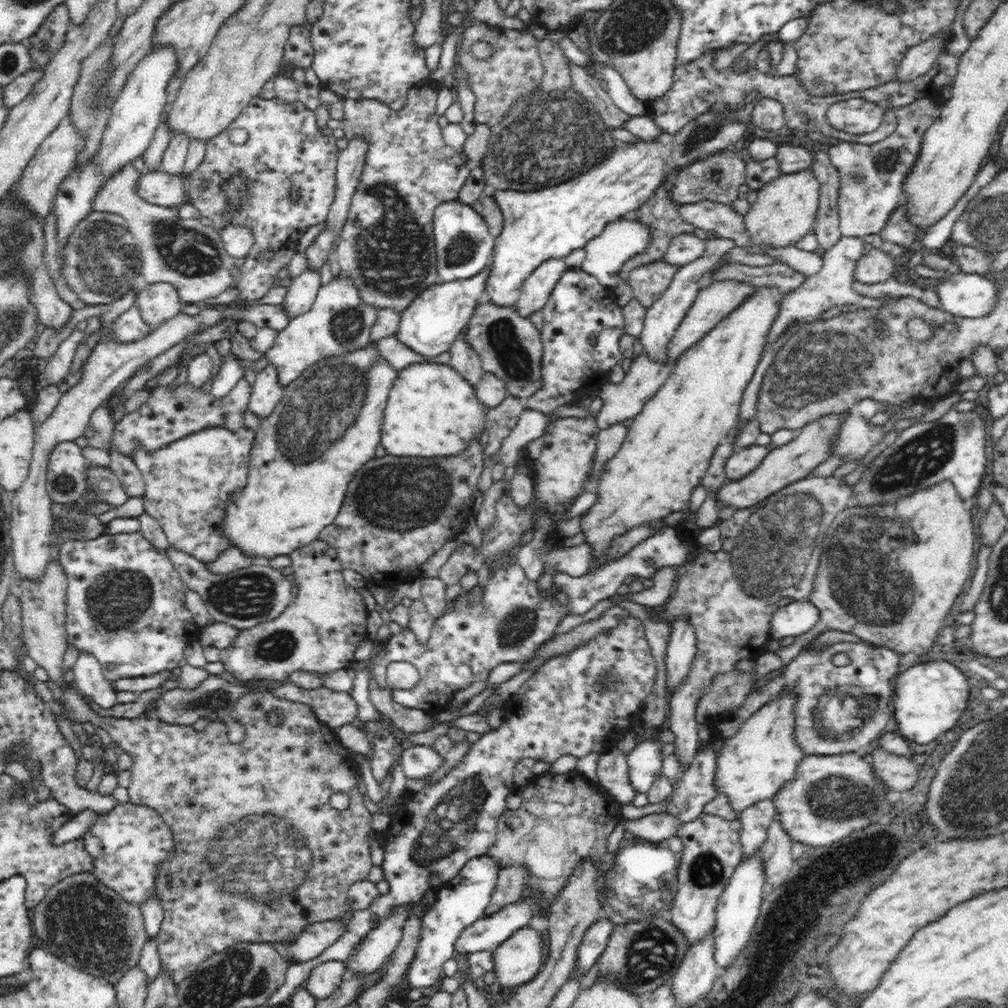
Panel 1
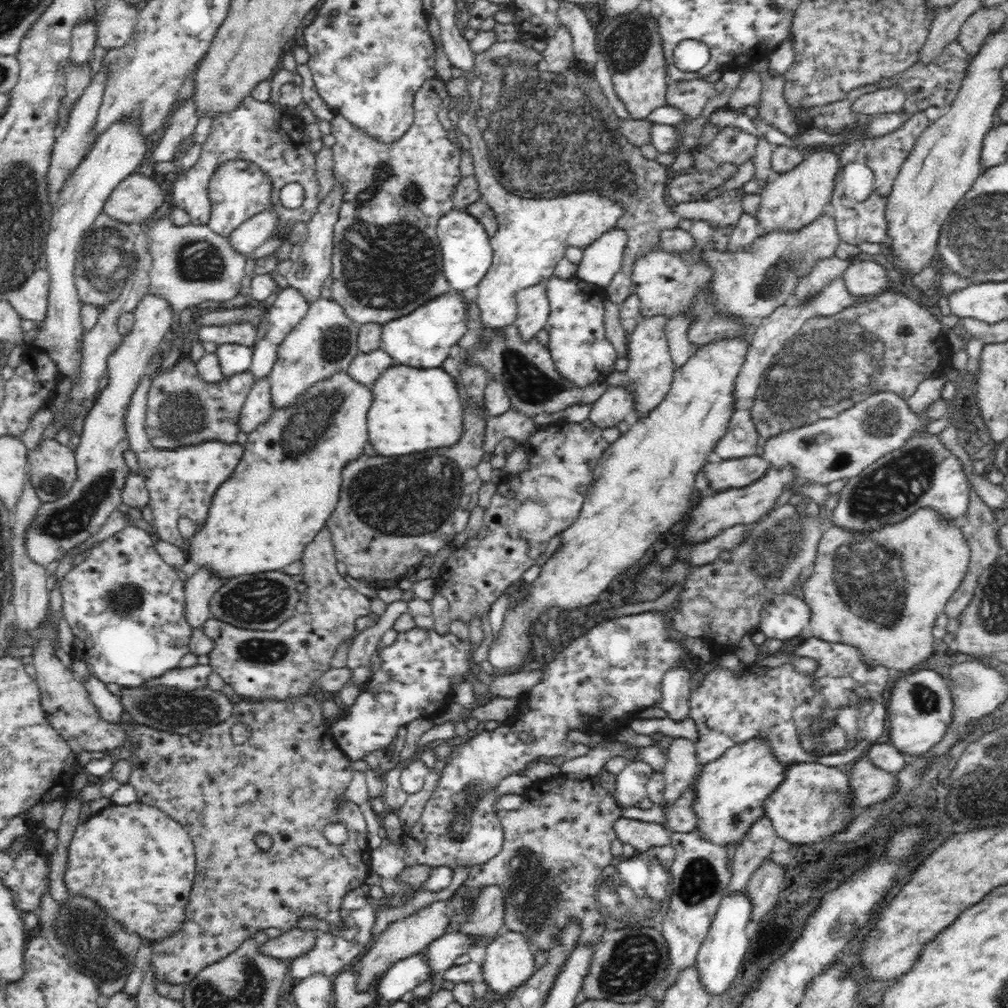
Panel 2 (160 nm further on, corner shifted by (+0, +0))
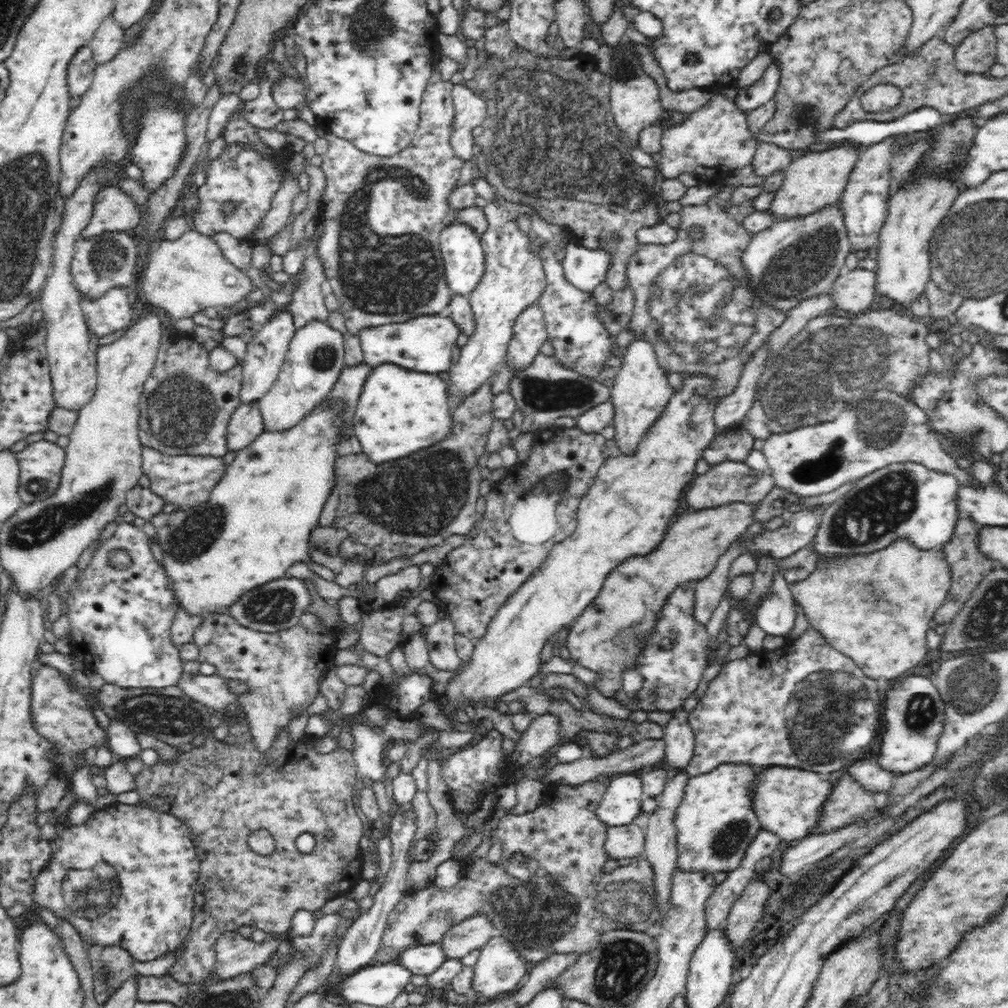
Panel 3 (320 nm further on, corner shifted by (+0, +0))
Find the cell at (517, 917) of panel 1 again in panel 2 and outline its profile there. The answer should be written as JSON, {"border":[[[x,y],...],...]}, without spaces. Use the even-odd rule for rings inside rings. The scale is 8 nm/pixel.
{"border":[[[448,932],[433,940],[418,952],[431,973],[445,972],[454,965],[454,960],[470,950],[472,939],[460,932]]]}

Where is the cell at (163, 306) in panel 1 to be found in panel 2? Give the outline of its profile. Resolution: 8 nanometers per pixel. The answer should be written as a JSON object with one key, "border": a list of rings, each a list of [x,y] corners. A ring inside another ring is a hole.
{"border":[[[146,294],[133,313],[132,328],[128,334],[122,335],[121,344],[108,356],[103,386],[85,415],[80,442],[73,450],[77,464],[73,488],[68,490],[66,497],[54,503],[43,503],[27,529],[24,538],[27,558],[43,568],[55,561],[60,562],[73,548],[98,534],[110,515],[122,504],[122,488],[132,473],[124,459],[124,453],[131,450],[125,425],[127,412],[138,382],[159,352],[160,342],[170,330],[173,317],[168,301],[152,294]]]}

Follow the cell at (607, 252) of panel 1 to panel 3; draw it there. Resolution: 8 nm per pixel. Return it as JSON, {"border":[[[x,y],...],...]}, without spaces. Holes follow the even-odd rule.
{"border":[[[569,242],[565,246],[565,255],[560,260],[560,265],[570,284],[581,292],[592,294],[598,284],[605,282],[611,259],[612,253],[607,247],[589,249],[585,245]]]}

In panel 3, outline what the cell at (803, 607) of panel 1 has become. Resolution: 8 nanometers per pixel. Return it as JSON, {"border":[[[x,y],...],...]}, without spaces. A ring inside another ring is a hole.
{"border":[[[784,574],[772,576],[771,590],[773,590],[773,593],[761,602],[761,605],[755,612],[755,616],[757,625],[760,626],[760,629],[766,634],[785,638],[785,636],[788,637],[794,626],[794,620],[796,620],[796,608],[794,604],[792,604],[795,598],[792,596],[792,591],[788,589],[788,582],[784,582],[782,578],[778,580],[778,576],[784,576]]]}

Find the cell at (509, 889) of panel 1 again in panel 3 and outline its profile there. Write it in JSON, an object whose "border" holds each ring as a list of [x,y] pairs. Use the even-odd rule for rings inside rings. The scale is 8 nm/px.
{"border":[[[475,915],[452,926],[439,944],[446,959],[460,961],[469,952],[482,948],[491,938],[499,935],[490,919],[485,915]]]}

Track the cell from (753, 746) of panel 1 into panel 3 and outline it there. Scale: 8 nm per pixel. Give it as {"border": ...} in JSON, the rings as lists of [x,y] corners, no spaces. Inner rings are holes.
{"border":[[[738,762],[718,765],[714,772],[689,778],[685,786],[682,802],[674,810],[674,829],[676,829],[676,864],[685,870],[704,870],[706,873],[733,871],[745,857],[746,849],[760,832],[761,824],[753,811],[753,797],[762,767]]]}

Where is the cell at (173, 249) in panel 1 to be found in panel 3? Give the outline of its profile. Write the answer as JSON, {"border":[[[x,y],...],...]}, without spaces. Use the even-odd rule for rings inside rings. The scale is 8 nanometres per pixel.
{"border":[[[194,228],[185,232],[178,240],[166,241],[161,239],[152,250],[149,250],[148,257],[146,269],[138,278],[138,290],[146,302],[152,306],[163,308],[174,320],[190,318],[196,312],[209,306],[216,309],[232,306],[258,288],[252,283],[252,279],[248,280],[248,276],[244,274],[243,270],[238,270],[236,266],[224,258],[220,248],[212,242],[210,235],[199,233]]]}

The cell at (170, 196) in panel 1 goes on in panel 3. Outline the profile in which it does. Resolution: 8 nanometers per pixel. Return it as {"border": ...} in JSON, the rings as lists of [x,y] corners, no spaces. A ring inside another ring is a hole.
{"border":[[[115,185],[105,188],[96,196],[93,216],[81,233],[81,239],[96,238],[104,233],[134,228],[140,221],[140,208],[128,194]]]}

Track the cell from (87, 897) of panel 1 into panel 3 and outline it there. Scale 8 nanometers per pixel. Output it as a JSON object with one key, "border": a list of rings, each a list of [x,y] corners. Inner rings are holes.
{"border":[[[90,945],[87,947],[87,953],[93,969],[94,978],[94,995],[95,1001],[99,1006],[106,1003],[113,992],[120,989],[120,986],[134,974],[132,962],[134,959],[130,953],[119,945],[107,946],[106,948],[98,945]]]}

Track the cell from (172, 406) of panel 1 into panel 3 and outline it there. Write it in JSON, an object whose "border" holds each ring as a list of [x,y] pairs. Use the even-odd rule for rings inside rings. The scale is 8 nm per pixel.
{"border":[[[153,306],[153,312],[160,317],[162,323],[161,347],[158,350],[157,362],[154,364],[154,368],[150,372],[150,376],[148,376],[146,382],[144,383],[141,399],[139,400],[139,439],[141,440],[141,444],[144,447],[152,447],[157,449],[158,451],[166,454],[166,456],[202,455],[222,457],[229,451],[229,448],[226,447],[226,428],[231,415],[240,406],[240,399],[238,398],[242,386],[242,365],[241,363],[238,363],[229,371],[216,374],[214,370],[211,370],[209,353],[203,344],[195,341],[193,336],[184,336],[179,333],[179,331],[173,327],[175,320],[172,319],[171,316],[163,310],[163,308]]]}

